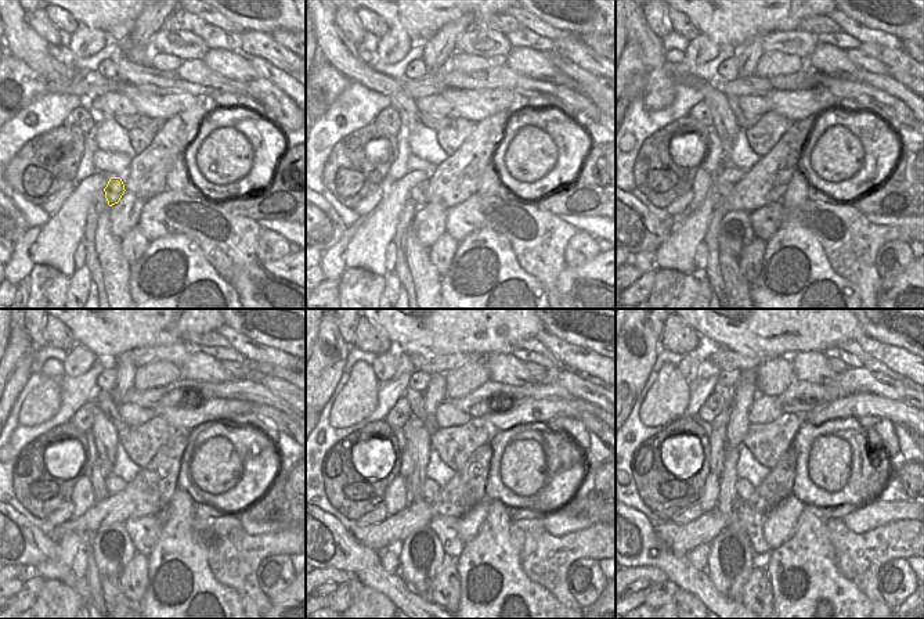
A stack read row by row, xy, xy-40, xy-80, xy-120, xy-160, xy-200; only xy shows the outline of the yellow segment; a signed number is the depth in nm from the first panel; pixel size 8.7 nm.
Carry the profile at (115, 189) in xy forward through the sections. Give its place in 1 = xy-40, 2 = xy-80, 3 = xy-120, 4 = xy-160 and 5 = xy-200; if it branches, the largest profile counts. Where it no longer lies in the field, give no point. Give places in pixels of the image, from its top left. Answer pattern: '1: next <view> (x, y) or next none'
1: next xy-40 (418, 194)
2: next xy-80 (724, 190)
3: next xy-120 (97, 479)
4: next xy-160 (407, 464)
5: next xy-200 (719, 425)

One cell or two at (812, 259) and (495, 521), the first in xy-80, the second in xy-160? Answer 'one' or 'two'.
one

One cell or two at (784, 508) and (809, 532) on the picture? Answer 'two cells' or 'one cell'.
two cells

